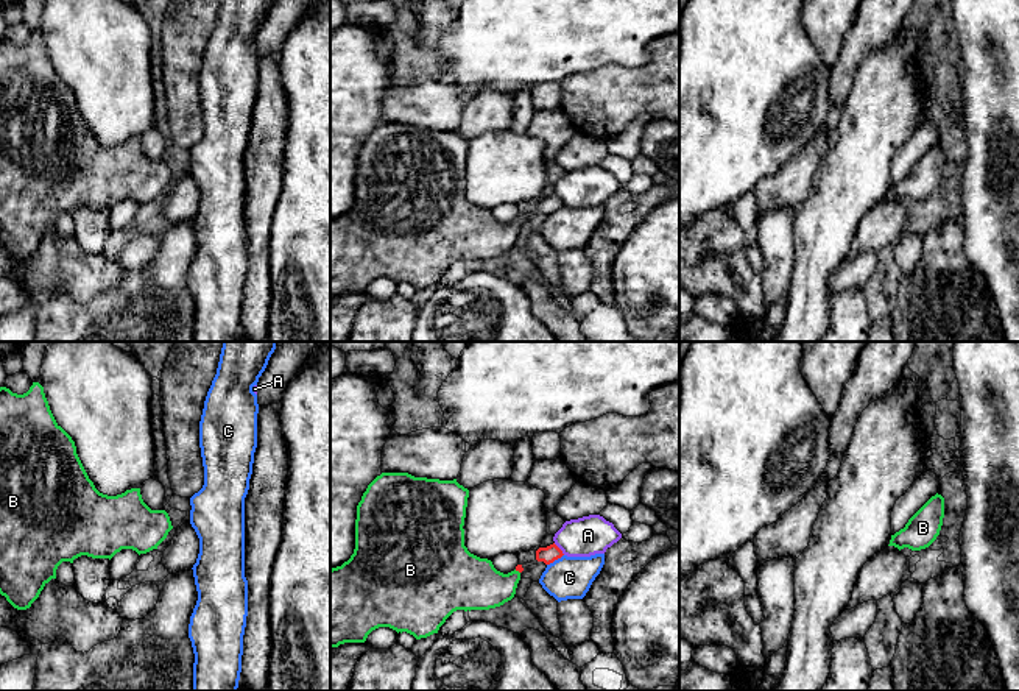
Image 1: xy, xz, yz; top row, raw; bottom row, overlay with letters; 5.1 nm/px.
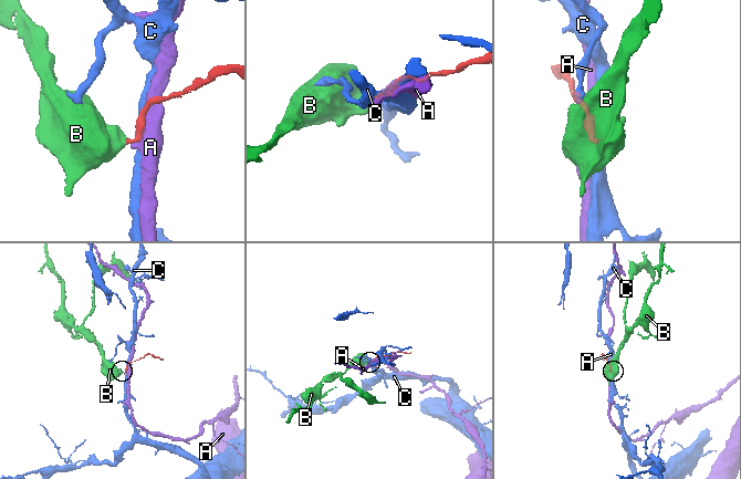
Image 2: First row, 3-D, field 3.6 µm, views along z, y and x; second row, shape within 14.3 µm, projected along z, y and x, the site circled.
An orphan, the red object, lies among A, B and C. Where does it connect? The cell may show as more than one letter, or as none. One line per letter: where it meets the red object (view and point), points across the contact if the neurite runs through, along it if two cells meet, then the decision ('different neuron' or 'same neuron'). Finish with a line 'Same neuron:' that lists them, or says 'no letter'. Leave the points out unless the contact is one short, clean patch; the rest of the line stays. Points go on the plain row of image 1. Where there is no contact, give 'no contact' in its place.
A: meets red in xz at (560, 200); different neuron
B: meets red in xz at (518, 220); runs through xz (519, 219), (518, 220), (505, 233), (471, 233); same neuron
C: meets red in xz at (555, 209); border along xz (563, 205), (547, 216); different neuron
Same neuron: B

